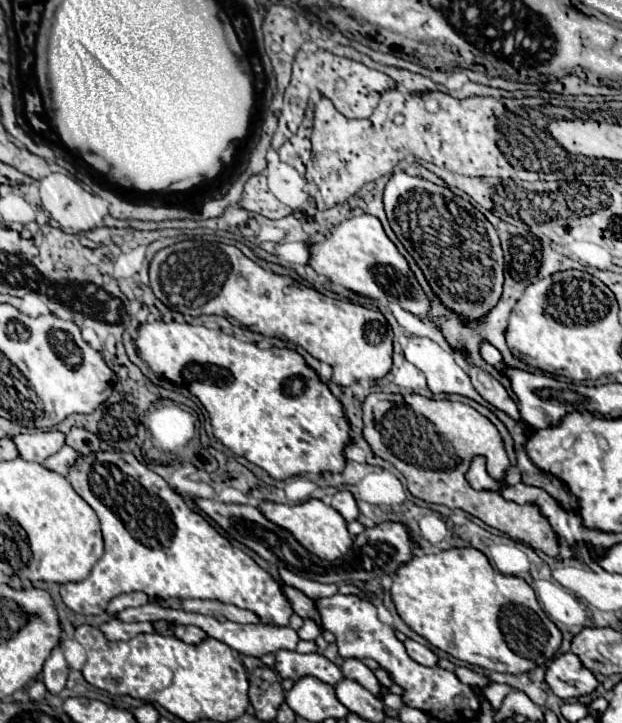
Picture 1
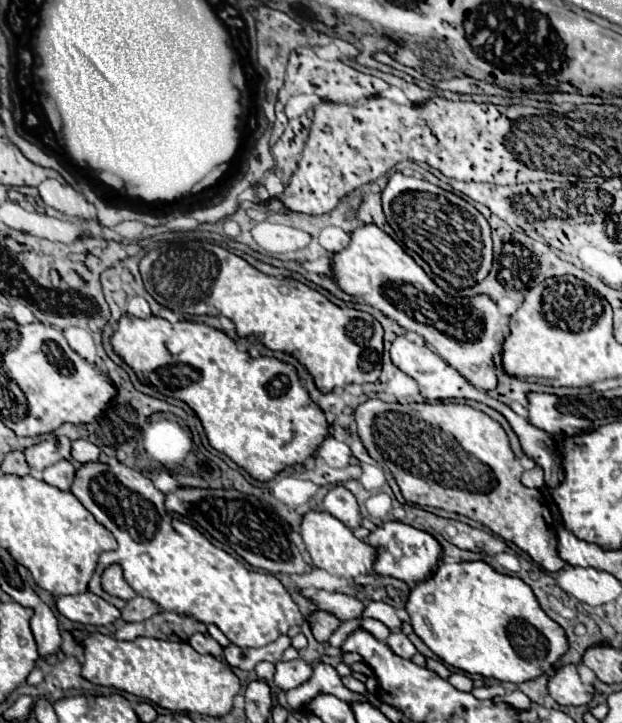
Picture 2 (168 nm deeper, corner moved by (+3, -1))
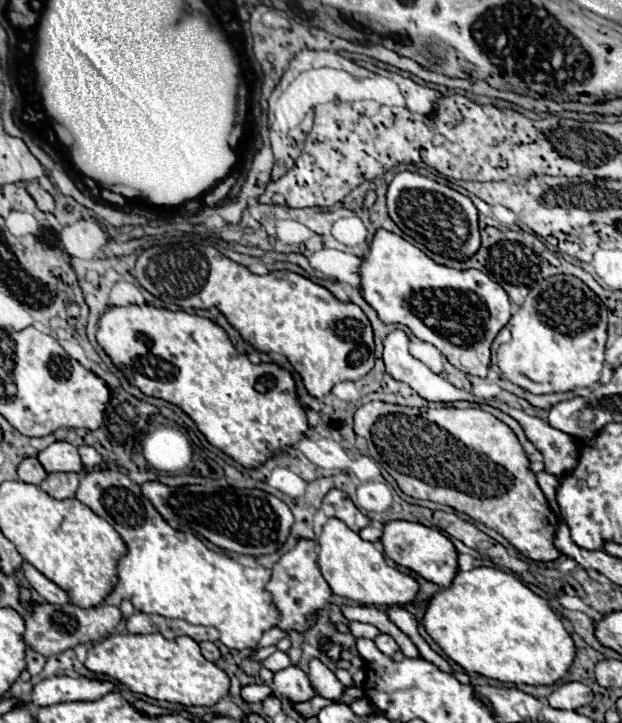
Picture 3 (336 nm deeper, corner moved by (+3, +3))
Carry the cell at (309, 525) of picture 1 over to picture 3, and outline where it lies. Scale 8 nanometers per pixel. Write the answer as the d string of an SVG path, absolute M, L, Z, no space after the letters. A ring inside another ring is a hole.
M337 518L327 520L317 542L319 542L319 570L337 596L379 608L405 606L415 600L419 592L417 580L389 566L383 554L371 542L363 540L357 532L349 530L341 520Z

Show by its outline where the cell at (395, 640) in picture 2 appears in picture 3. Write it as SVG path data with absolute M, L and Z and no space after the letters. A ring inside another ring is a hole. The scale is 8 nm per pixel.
M379 634L377 638L375 638L375 646L383 652L383 654L387 654L387 656L393 656L399 648L397 648L397 642L391 638L391 636L385 636L385 634Z

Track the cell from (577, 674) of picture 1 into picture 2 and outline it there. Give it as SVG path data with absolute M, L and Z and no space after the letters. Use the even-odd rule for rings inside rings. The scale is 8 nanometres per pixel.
M563 664L549 678L549 696L561 706L585 706L593 700L595 688L583 684L575 664Z

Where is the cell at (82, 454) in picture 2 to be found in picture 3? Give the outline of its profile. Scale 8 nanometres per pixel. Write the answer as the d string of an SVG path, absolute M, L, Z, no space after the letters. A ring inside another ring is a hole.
M79 446L79 454L81 454L81 460L87 468L101 464L101 454L91 446Z

